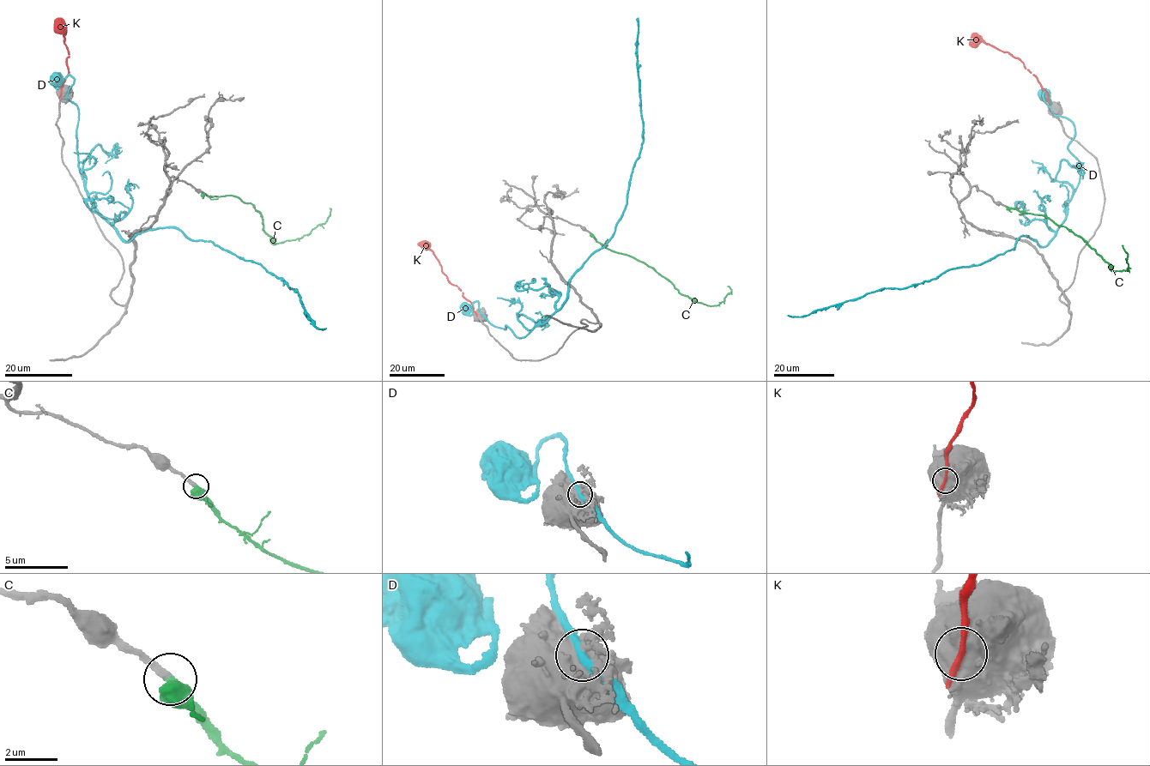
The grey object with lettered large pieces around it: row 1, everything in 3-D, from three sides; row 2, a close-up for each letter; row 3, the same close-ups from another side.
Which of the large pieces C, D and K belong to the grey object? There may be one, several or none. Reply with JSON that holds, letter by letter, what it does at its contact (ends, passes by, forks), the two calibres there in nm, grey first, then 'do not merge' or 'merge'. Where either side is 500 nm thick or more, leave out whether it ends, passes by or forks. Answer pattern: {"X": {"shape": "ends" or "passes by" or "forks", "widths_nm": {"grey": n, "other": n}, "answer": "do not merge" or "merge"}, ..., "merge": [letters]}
{"C": {"widths_nm": {"grey": 260, "other": 600}, "answer": "merge"}, "D": {"widths_nm": {"grey": 650, "other": 260}, "answer": "do not merge"}, "K": {"widths_nm": {"grey": 700, "other": 240}, "answer": "do not merge"}, "merge": ["C"]}

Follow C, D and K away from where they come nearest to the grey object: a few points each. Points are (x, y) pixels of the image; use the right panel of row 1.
C: (1007, 207), (1047, 218), (1066, 227), (1084, 240), (1114, 271), (1128, 270), (1128, 268), (1127, 252), (1122, 245)
D: (1053, 112), (1074, 125), (1068, 151), (1080, 177), (1046, 245), (1019, 236), (979, 264), (788, 315)
K: (1050, 110), (1044, 89), (1024, 63), (1007, 52), (984, 42), (969, 41)

